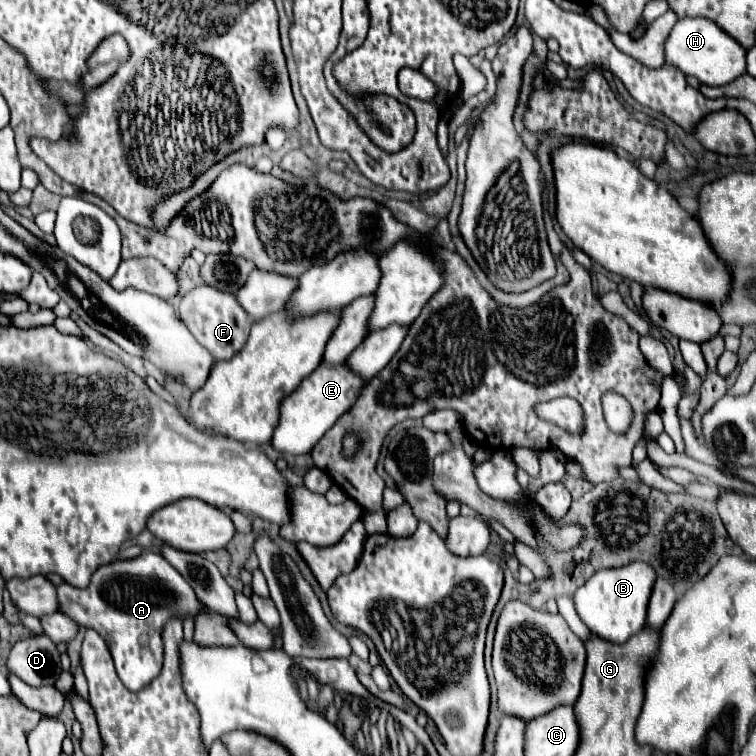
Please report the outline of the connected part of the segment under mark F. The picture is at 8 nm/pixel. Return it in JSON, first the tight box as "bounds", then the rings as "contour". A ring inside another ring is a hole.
{"bounds":[180,286,250,360],"contour":[[[212,286],[194,288],[180,302],[180,318],[188,326],[192,336],[212,354],[214,360],[226,360],[246,346],[250,332],[250,316],[238,304],[234,294],[216,290]]]}

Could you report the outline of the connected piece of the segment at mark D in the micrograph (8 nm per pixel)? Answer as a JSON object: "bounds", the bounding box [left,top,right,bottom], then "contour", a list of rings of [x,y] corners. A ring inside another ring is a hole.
{"bounds":[6,634,62,686],"contour":[[[32,634],[14,644],[6,668],[30,686],[54,686],[62,672],[60,652],[48,636]]]}

